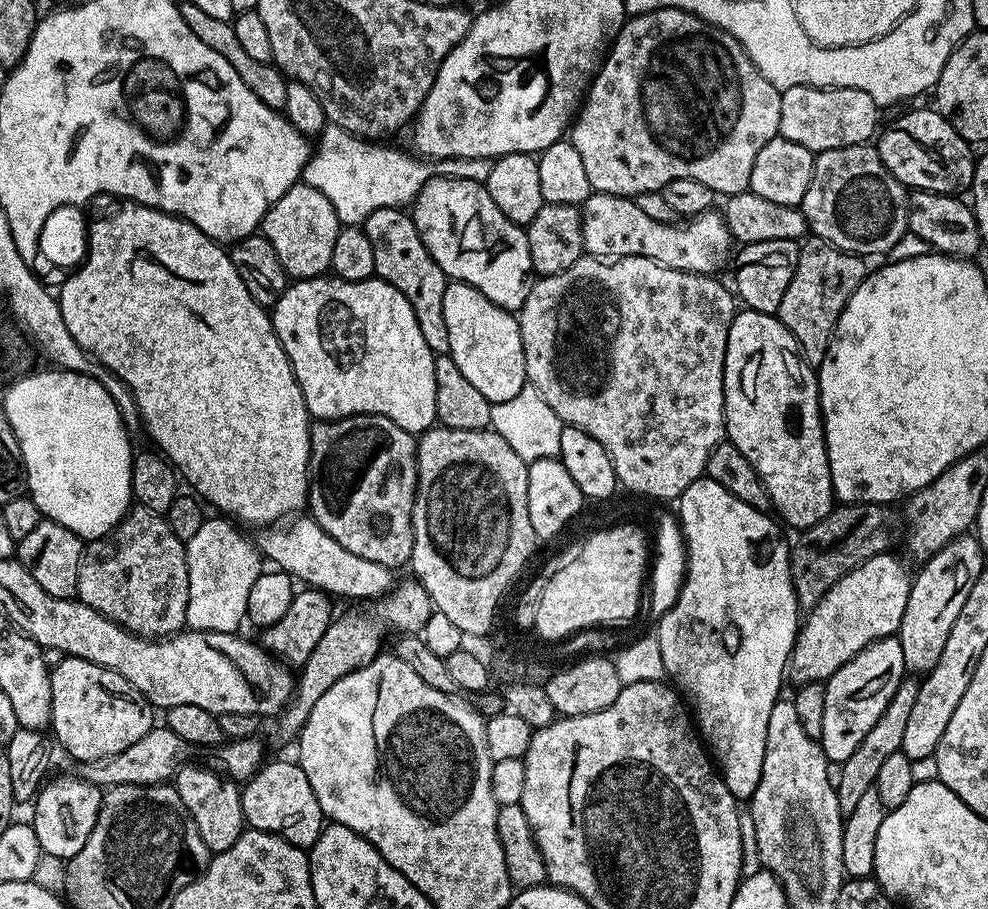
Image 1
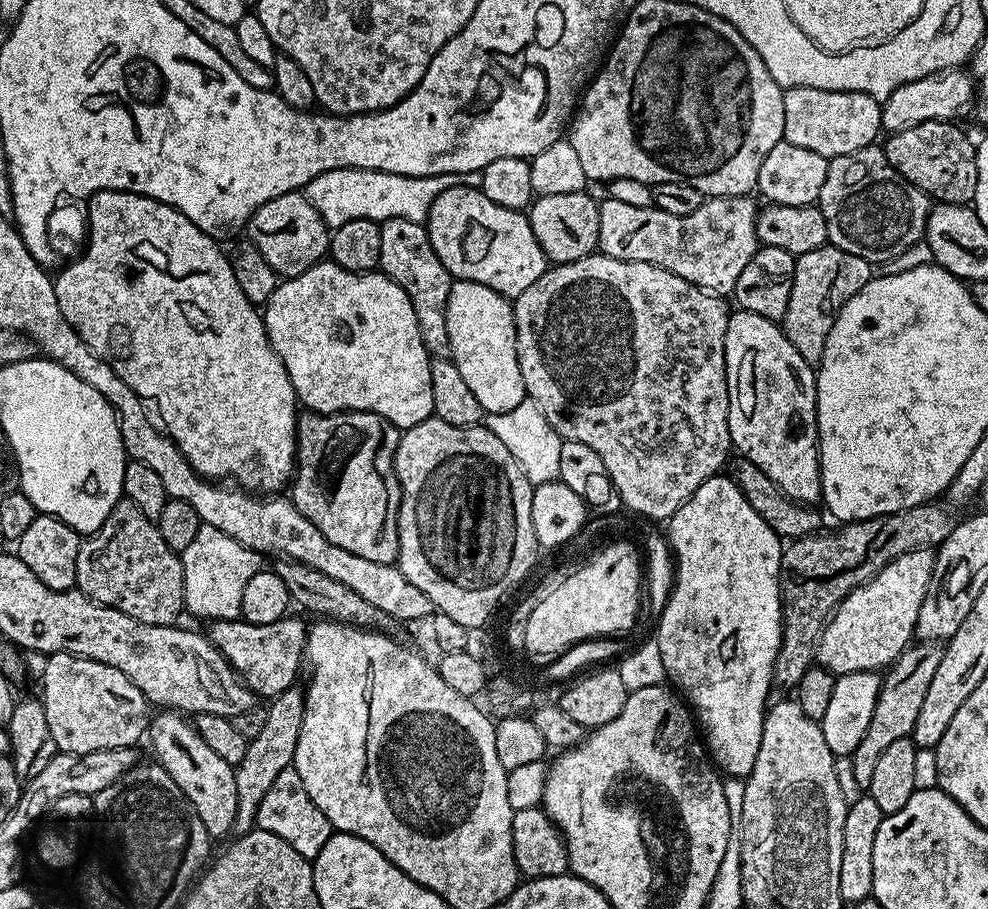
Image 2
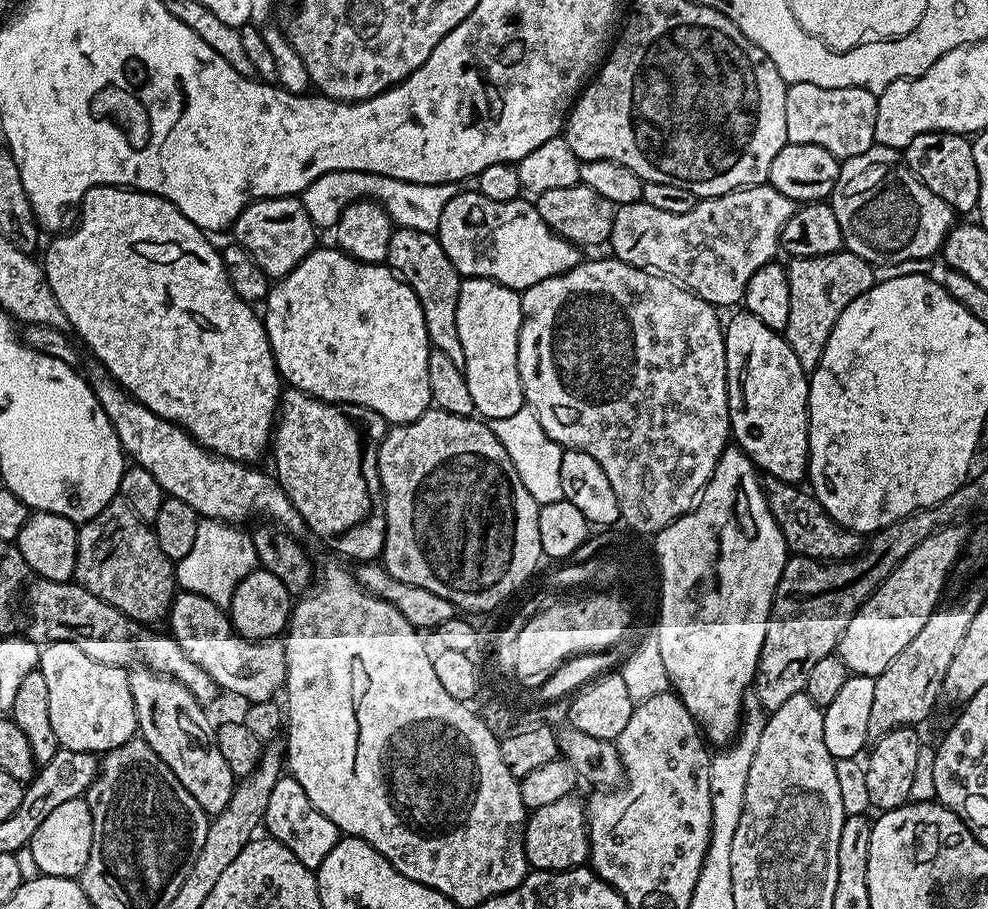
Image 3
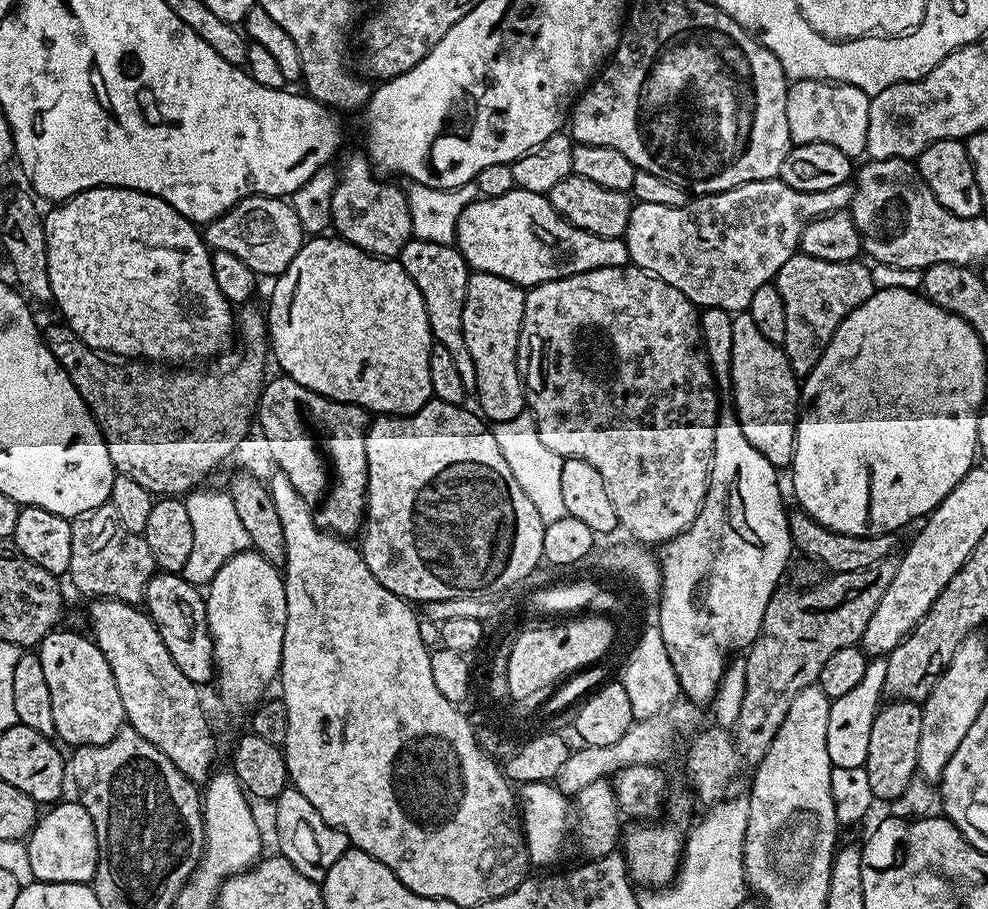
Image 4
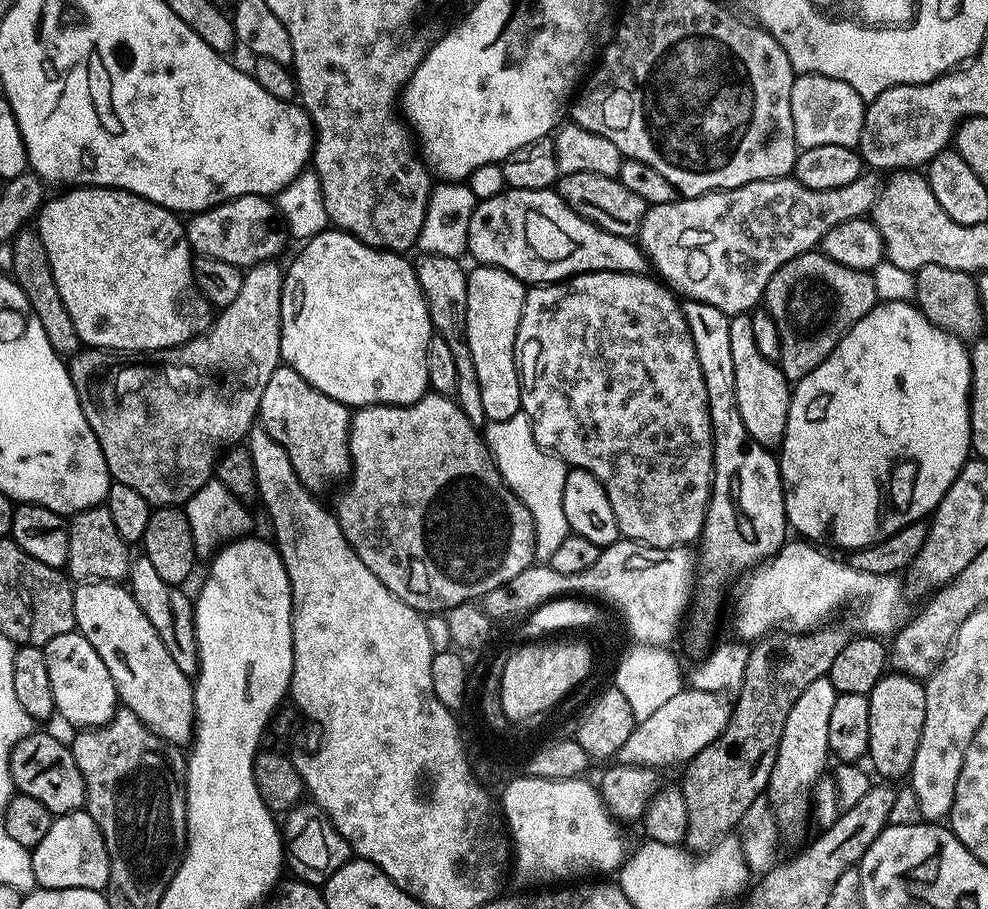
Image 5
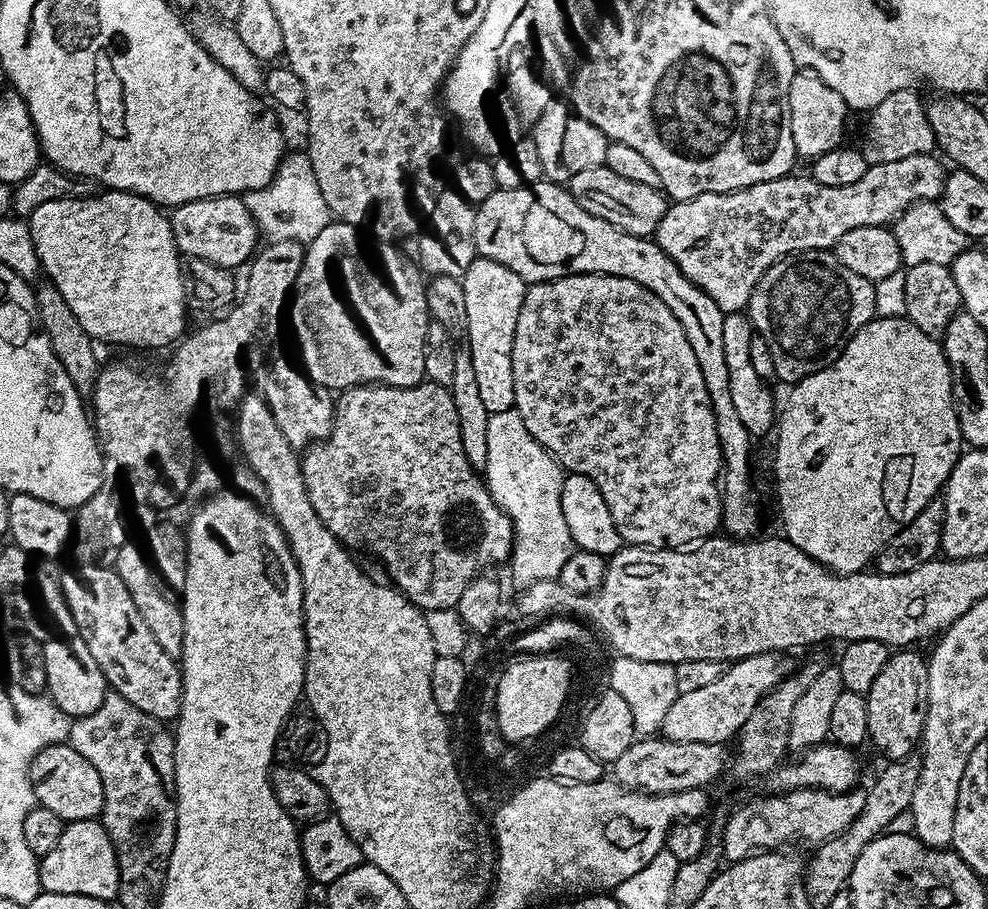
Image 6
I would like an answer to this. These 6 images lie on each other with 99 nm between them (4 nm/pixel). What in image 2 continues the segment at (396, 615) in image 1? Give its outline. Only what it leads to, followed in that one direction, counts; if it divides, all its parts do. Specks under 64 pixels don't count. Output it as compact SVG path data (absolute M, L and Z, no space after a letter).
M293 686L282 694L271 697L262 731L258 733L258 738L249 740L246 758L242 758L242 762L234 766L238 786L238 814L234 814L233 833L243 834L256 828L258 806L262 806L262 798L266 798L266 790L270 790L274 778L278 778L282 770L293 767L292 759L298 750L298 734L302 730L304 717L305 693L298 689L299 687Z

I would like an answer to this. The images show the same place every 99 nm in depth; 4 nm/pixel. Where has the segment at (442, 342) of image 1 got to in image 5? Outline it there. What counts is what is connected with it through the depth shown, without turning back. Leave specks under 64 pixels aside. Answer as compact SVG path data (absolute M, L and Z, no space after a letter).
M421 255L415 261L416 277L420 283L422 294L426 298L428 313L432 319L432 327L450 346L454 353L454 366L458 366L458 386L454 397L457 404L470 418L470 422L477 426L485 423L482 410L482 390L478 390L478 374L474 370L474 358L470 358L470 346L464 338L466 326L466 286L468 272L460 265L461 261L454 256Z

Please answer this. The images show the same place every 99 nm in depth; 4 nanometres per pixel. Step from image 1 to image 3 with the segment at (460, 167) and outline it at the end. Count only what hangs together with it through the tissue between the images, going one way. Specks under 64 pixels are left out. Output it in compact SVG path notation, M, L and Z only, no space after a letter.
M331 172L310 182L310 186L304 188L302 199L306 214L310 214L313 224L320 230L335 229L342 210L346 210L346 206L350 206L354 201L374 200L384 205L393 225L436 234L440 230L442 210L446 210L446 202L450 202L450 198L454 198L461 191L459 183L415 184L369 172Z

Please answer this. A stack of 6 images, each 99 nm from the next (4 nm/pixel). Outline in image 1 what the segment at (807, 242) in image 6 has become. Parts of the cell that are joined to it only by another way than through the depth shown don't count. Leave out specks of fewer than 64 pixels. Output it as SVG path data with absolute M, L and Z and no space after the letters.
M593 192L586 198L580 213L580 225L584 251L589 256L641 256L656 260L662 266L670 266L683 272L696 272L700 276L719 273L719 268L727 260L729 263L730 253L734 248L732 232L719 211L709 210L700 216L691 217L687 222L667 224L638 210L635 199L605 192Z

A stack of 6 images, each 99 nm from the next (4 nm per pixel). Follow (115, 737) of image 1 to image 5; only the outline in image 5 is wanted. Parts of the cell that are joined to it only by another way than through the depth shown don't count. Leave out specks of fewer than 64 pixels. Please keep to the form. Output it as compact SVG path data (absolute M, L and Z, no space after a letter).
M73 630L66 634L58 634L58 638L50 638L48 644L43 645L46 658L46 674L50 674L50 690L54 690L54 702L56 712L68 724L73 724L73 729L98 728L105 724L118 710L118 697L116 683L110 678L110 670L106 670L106 662L98 658L98 650L86 642L86 638L79 630Z

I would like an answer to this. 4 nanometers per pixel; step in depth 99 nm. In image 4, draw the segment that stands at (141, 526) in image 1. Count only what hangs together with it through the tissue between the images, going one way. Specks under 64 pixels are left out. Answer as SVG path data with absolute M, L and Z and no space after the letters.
M111 502L98 506L93 512L87 512L81 516L71 517L72 529L70 530L70 566L66 573L67 579L72 579L72 584L81 592L82 595L88 596L87 598L103 598L105 600L117 600L118 602L126 602L127 604L136 606L143 601L150 578L156 575L158 569L154 562L154 554L150 554L150 546L146 546L143 535L138 532L131 532L126 530L126 526L122 526L122 522L118 522L118 510L114 510Z

